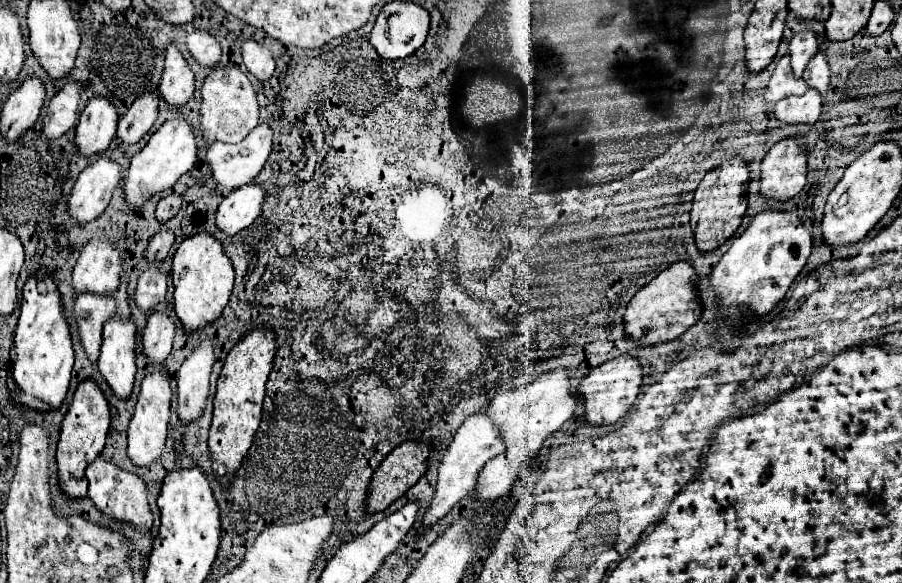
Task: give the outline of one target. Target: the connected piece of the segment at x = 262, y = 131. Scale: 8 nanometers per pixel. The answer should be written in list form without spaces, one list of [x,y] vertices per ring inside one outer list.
[[[261,123],[241,143],[235,143],[235,145],[221,143],[221,141],[213,143],[207,149],[207,163],[211,167],[211,175],[217,181],[217,185],[229,187],[229,189],[239,189],[239,187],[251,183],[257,177],[257,173],[263,169],[263,165],[271,153],[271,147],[273,147],[271,137],[273,137],[271,129],[265,123]]]

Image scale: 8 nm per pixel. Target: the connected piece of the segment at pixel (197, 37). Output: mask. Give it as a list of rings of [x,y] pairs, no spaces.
[[[191,29],[191,33],[187,35],[187,49],[191,57],[203,67],[215,67],[221,59],[219,43],[203,29]]]

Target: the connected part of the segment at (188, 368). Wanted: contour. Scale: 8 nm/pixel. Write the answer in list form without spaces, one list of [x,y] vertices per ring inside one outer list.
[[[207,339],[185,359],[177,373],[177,417],[181,423],[193,423],[203,415],[209,397],[209,373],[213,367],[213,351]]]

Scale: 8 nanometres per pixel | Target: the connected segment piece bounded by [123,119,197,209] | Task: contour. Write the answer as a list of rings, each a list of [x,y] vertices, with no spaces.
[[[183,119],[167,121],[159,131],[155,131],[149,143],[131,159],[131,165],[123,177],[123,197],[129,209],[139,209],[145,201],[161,191],[171,189],[177,179],[187,173],[197,163],[197,143],[191,125]]]

